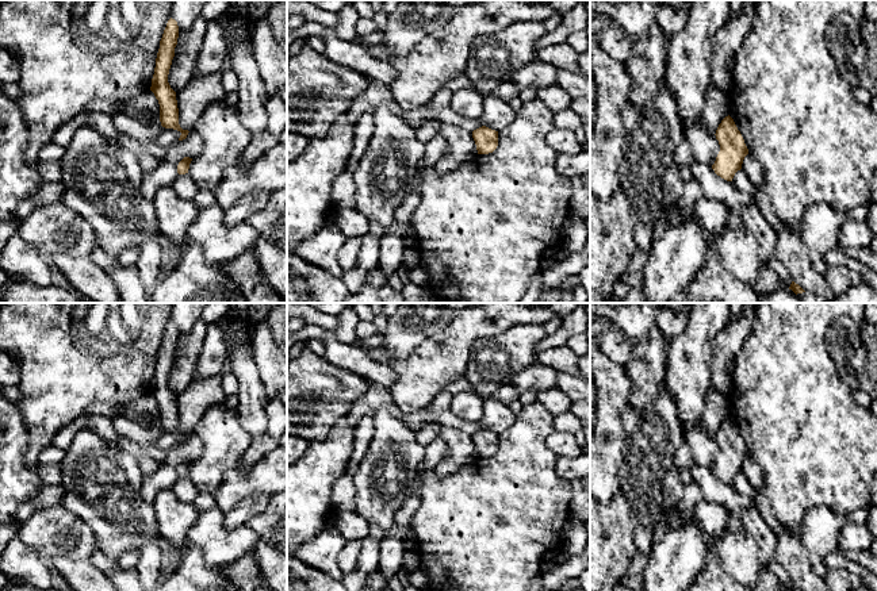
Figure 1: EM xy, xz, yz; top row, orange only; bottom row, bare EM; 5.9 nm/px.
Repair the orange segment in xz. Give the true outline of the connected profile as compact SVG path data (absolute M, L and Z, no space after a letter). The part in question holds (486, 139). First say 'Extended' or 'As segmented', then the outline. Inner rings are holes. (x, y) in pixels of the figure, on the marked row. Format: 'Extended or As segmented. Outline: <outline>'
As segmented. Outline: M482 126L472 131L478 154L493 153L498 146L498 131Z

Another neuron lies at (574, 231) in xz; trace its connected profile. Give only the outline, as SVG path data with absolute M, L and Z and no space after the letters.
M571 211L566 224L562 229L562 235L567 253L579 253L590 238L590 234L585 226L585 218Z

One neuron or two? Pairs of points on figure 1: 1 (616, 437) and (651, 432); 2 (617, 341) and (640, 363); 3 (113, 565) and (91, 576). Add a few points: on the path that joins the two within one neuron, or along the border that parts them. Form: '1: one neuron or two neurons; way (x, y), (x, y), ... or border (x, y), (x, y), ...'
1: two neurons; border (630, 405), (621, 414), (627, 444), (621, 467)
2: two neurons; border (634, 342), (631, 357), (624, 365)
3: two neurons; border (88, 560), (107, 576)

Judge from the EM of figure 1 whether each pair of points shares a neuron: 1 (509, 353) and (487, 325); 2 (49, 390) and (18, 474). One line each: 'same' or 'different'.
1: different
2: different

